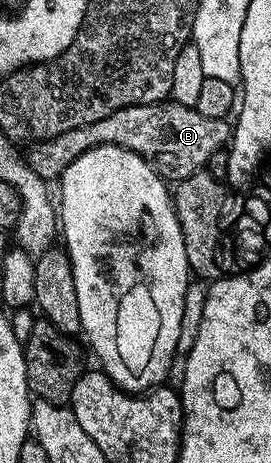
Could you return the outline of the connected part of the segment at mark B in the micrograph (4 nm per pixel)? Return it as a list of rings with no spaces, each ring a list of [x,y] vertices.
[[[173,102],[161,104],[137,104],[114,112],[100,122],[87,128],[68,130],[51,140],[39,140],[29,149],[28,161],[32,170],[48,182],[54,182],[62,171],[80,154],[84,154],[95,144],[119,144],[121,148],[132,150],[150,161],[159,173],[175,172],[175,177],[185,178],[192,172],[205,169],[210,154],[227,147],[232,140],[232,124],[229,119],[213,120],[204,118],[194,108],[180,106]]]

